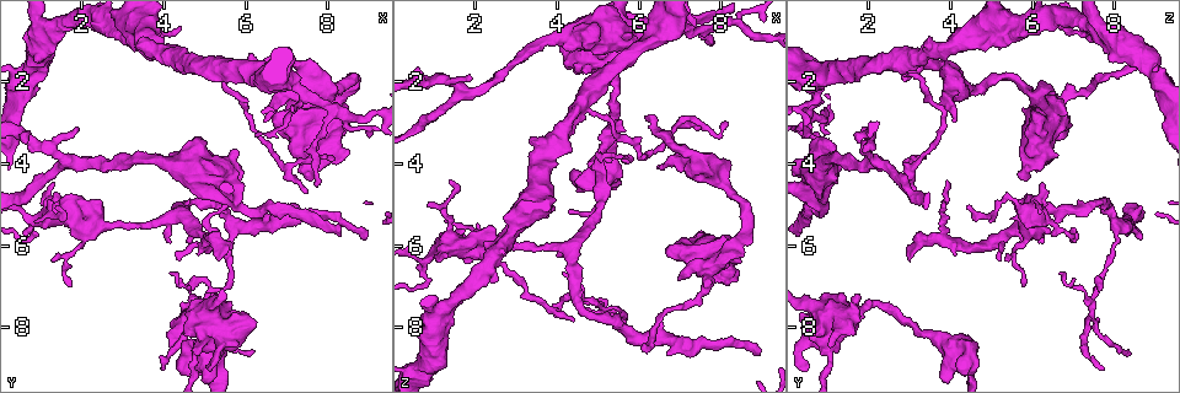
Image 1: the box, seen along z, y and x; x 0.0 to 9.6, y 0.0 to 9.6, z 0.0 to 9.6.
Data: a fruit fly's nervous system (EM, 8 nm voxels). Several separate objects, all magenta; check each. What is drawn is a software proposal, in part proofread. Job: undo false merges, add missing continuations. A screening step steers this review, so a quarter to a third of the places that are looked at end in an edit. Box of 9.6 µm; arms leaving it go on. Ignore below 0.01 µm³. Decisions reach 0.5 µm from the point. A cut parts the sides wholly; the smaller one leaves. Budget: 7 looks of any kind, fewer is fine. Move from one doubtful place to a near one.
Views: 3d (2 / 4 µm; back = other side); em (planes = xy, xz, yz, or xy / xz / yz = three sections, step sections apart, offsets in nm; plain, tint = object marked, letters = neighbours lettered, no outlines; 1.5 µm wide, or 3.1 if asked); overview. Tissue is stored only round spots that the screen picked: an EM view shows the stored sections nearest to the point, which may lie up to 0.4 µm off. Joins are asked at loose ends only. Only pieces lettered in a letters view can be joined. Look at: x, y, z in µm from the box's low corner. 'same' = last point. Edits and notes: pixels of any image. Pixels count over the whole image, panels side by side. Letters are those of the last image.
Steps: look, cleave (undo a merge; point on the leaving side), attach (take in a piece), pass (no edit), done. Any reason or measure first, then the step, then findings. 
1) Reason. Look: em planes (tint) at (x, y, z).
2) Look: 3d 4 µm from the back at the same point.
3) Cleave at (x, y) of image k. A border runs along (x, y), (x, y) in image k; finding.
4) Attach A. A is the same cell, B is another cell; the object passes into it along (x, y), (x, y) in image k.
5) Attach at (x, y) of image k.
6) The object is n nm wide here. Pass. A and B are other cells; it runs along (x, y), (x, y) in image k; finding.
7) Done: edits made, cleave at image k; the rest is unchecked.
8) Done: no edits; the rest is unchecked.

Look: em xy step 8 (letters) at (8.10, 3.85, 3.05).

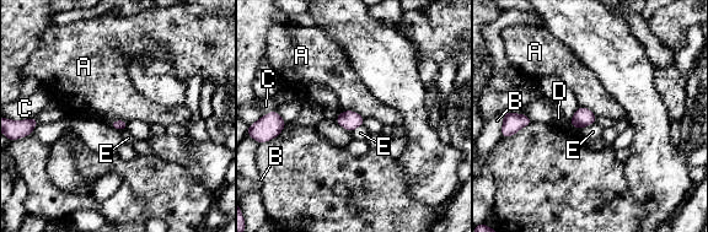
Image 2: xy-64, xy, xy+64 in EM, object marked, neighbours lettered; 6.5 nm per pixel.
Cut it another way. Look: em planes (letters) at the same point.

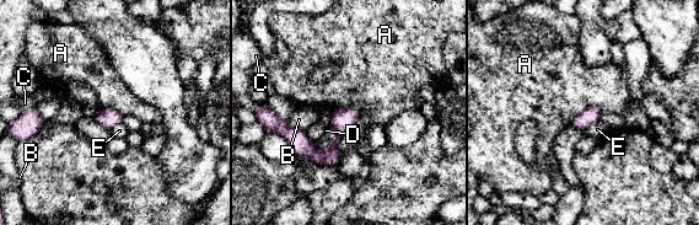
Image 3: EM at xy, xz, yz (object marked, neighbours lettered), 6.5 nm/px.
Pass. A, B, C, D and E are other cells; no lettered piece goes on from it.

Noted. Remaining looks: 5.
An open end. Look: 3d 2 µm at (6.20, 1.95, 2.85).

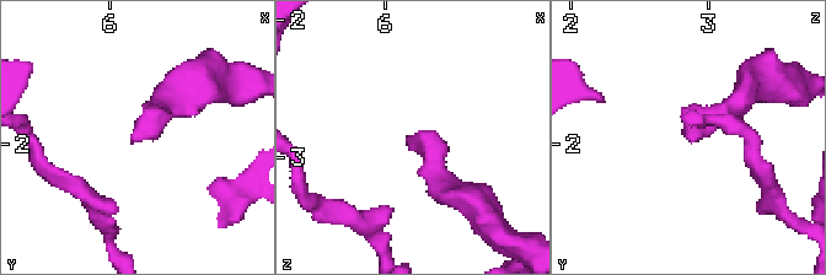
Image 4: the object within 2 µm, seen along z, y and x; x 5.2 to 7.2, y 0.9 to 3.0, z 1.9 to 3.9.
Look: em yz step 8 (tint) at (6.18, 2.00, 2.84).

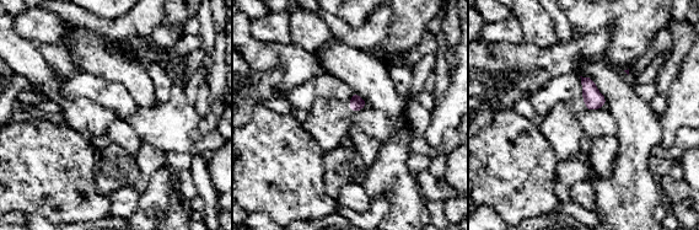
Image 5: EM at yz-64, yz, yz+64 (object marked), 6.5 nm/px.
Another direction. Look: em planes (letters) at the same point.

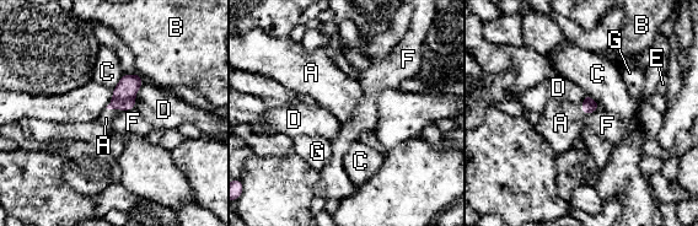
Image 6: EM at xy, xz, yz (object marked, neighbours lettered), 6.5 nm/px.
The longest contact is with D, 200 nm. Attach A. A is the same cell, B, C, D, E, F and G are other cells; the object passes into it along (124, 93), (113, 108), (106, 118) in image 6; the neuron continues.

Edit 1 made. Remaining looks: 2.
Look: overview.

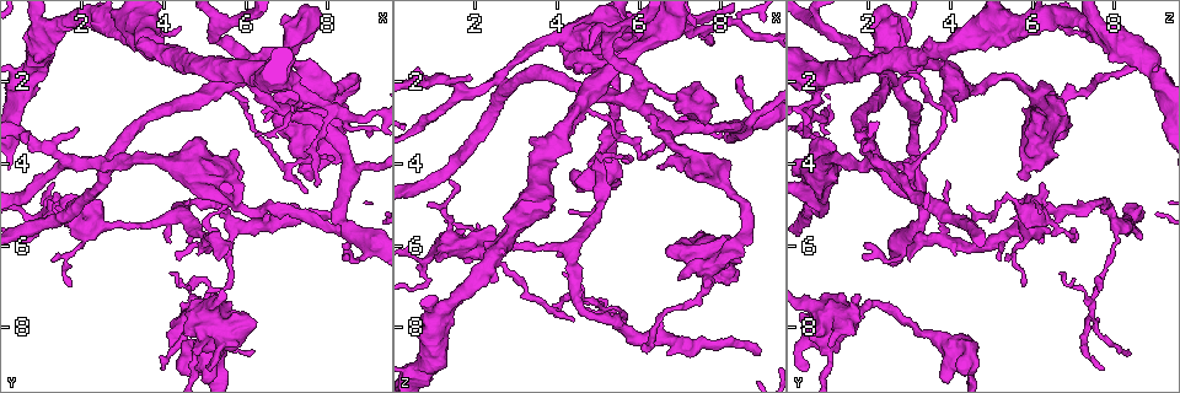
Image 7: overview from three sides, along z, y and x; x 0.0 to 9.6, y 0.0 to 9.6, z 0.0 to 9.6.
Four or more arms meet. Look: em planes (letters) at (1.65, 4.05, 2.35).

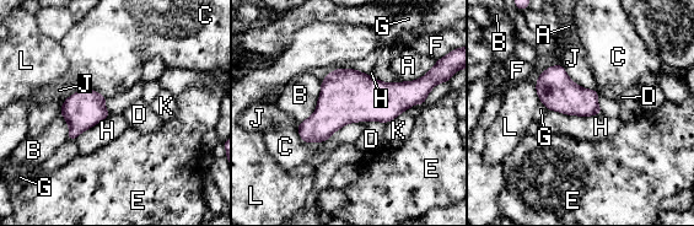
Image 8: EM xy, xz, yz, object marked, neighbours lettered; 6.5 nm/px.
Pass. A, B, C, D, E, F, G, H, J, K and L are other cells; a border runs along (548, 109), (577, 116), (601, 114) in image 8; continuous, no second neuron.

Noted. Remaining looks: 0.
Done: edits made, attach at image 6; the rest is unchecked.

